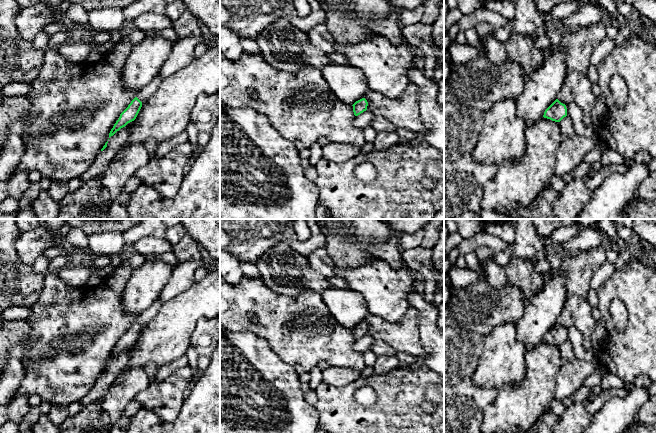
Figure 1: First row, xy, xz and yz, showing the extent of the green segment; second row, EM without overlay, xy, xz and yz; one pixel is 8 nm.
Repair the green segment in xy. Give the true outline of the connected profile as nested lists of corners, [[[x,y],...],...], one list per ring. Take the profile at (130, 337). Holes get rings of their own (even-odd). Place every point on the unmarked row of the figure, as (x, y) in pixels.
[[[157,299],[147,310],[142,312],[131,325],[128,331],[120,338],[119,343],[114,348],[109,357],[109,362],[128,347],[134,345],[142,331],[142,327],[147,325],[159,312],[162,302]]]

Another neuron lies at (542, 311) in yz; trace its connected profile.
[[[564,275],[547,277],[543,288],[534,295],[526,304],[525,311],[516,323],[517,339],[526,351],[531,351],[544,339],[545,334],[557,323],[566,301],[566,278]]]

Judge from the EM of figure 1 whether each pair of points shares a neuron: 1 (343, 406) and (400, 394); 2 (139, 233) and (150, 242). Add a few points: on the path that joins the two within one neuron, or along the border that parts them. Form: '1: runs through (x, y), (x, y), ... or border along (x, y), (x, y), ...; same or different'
1: runs through (357, 413), (381, 413), (386, 408); same
2: border along (163, 237), (142, 237), (130, 245); different

